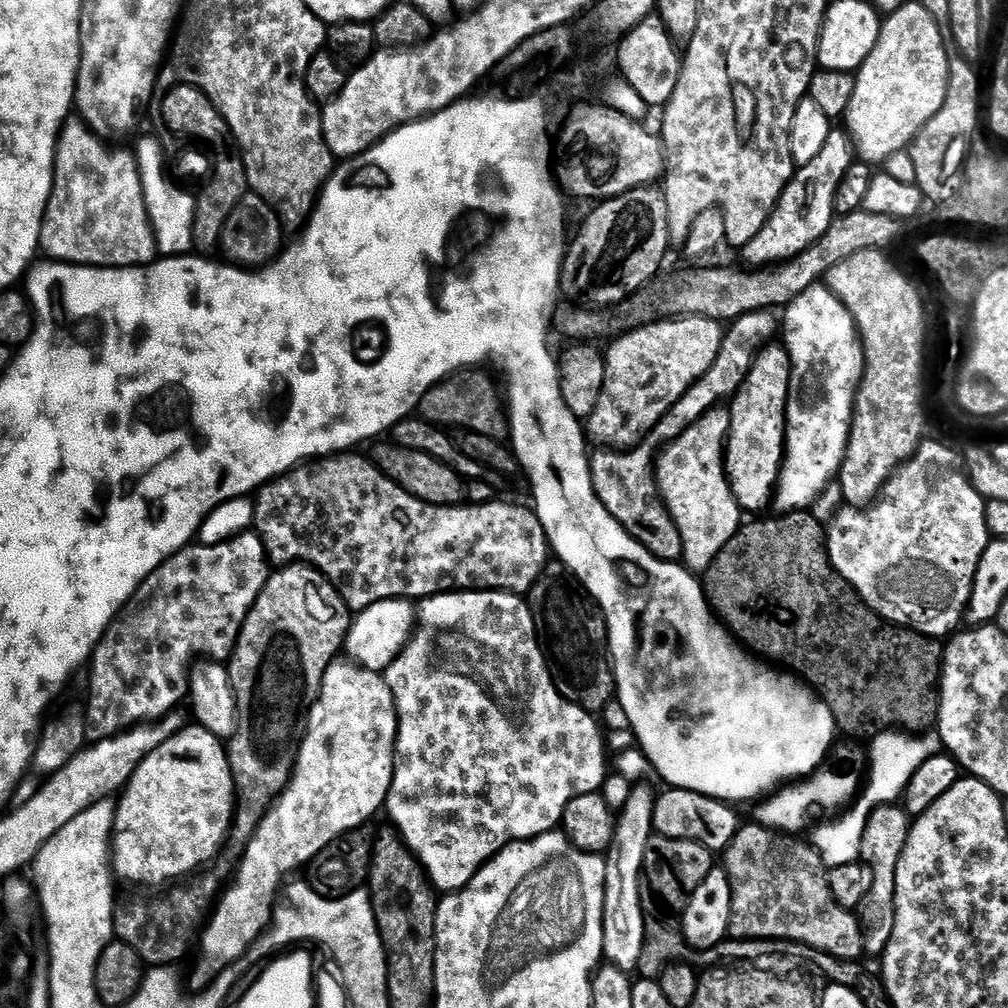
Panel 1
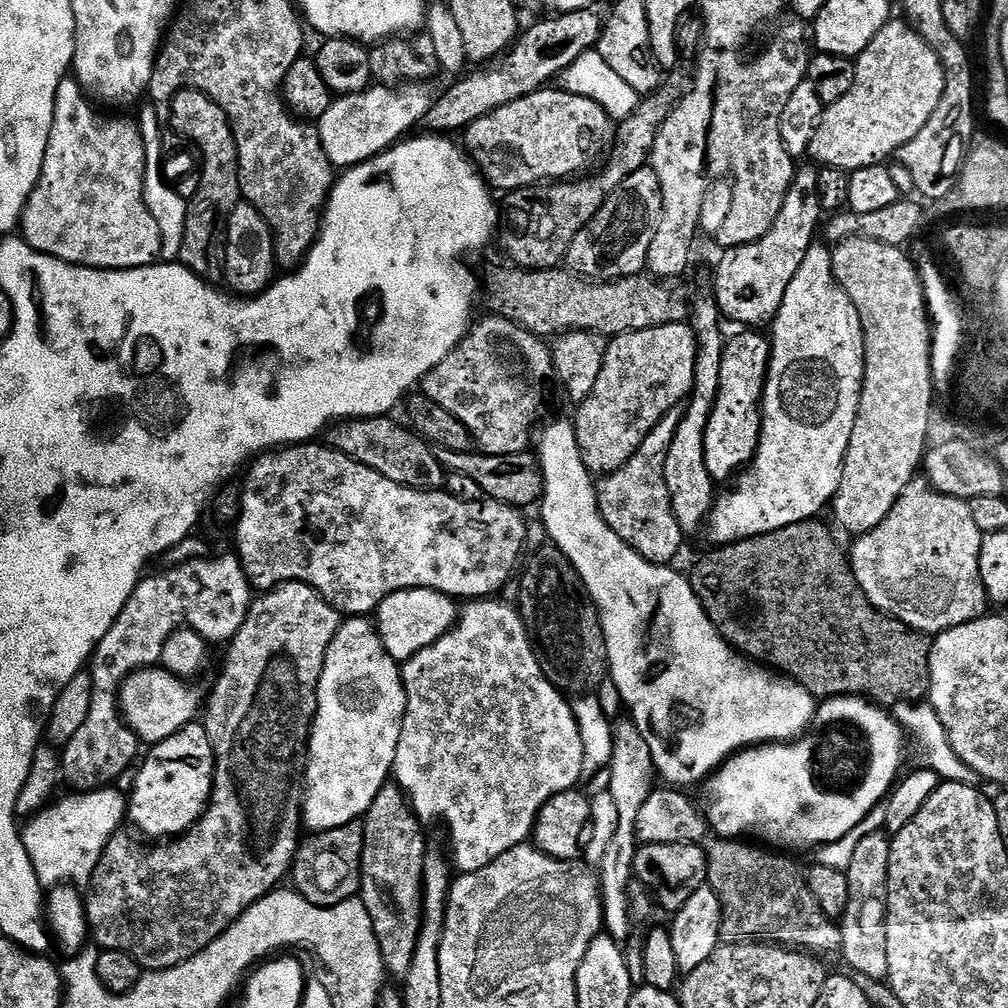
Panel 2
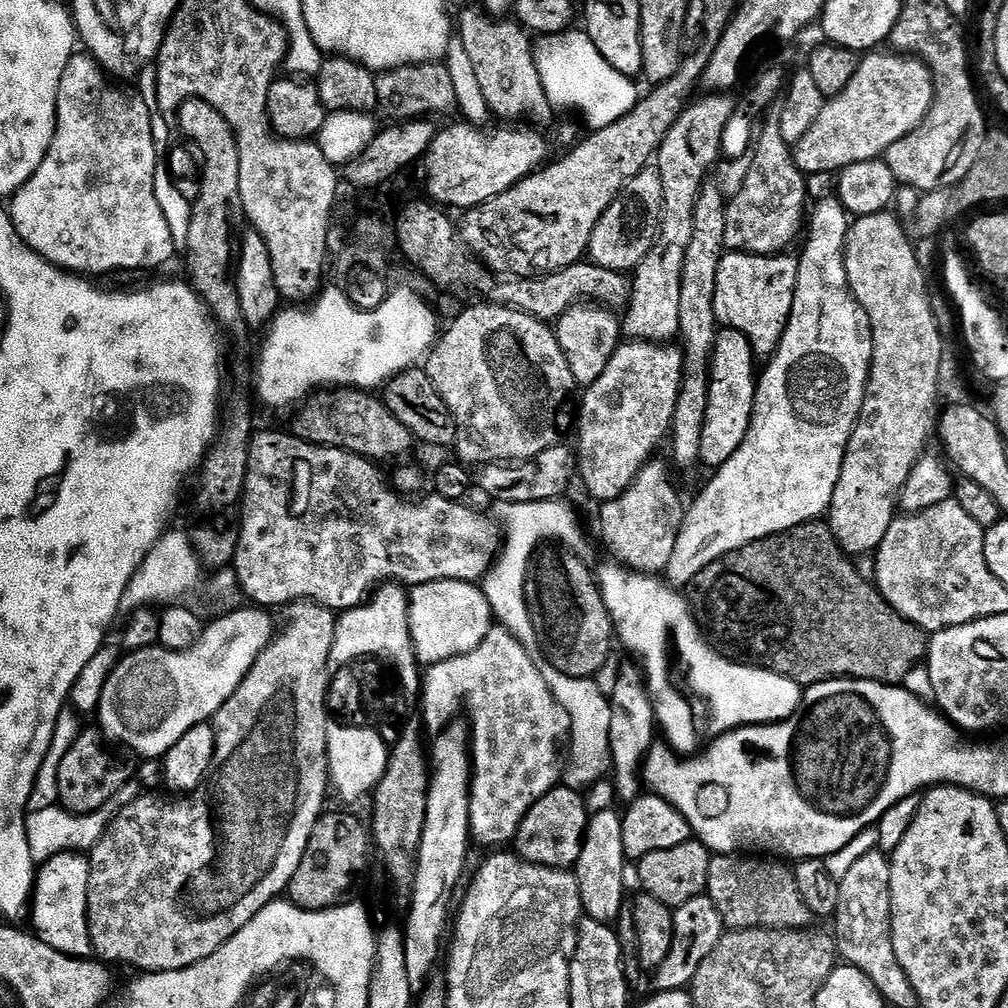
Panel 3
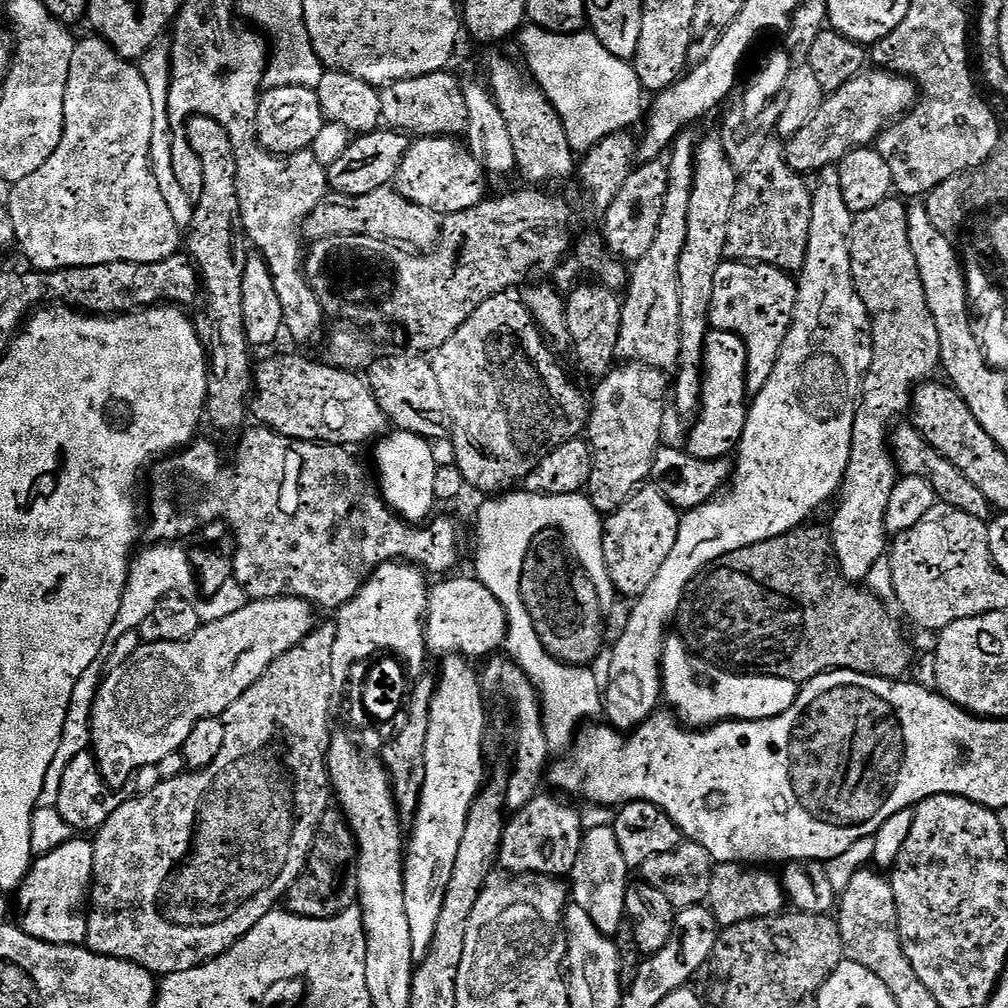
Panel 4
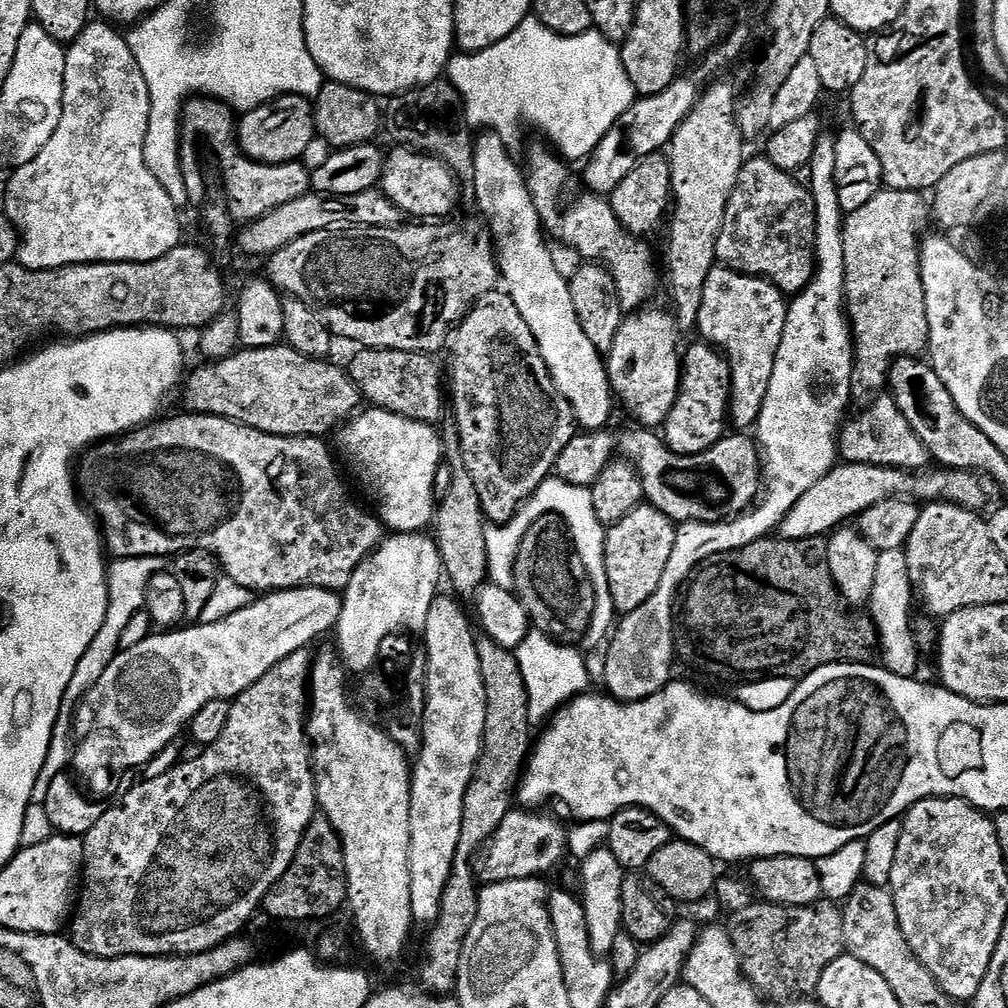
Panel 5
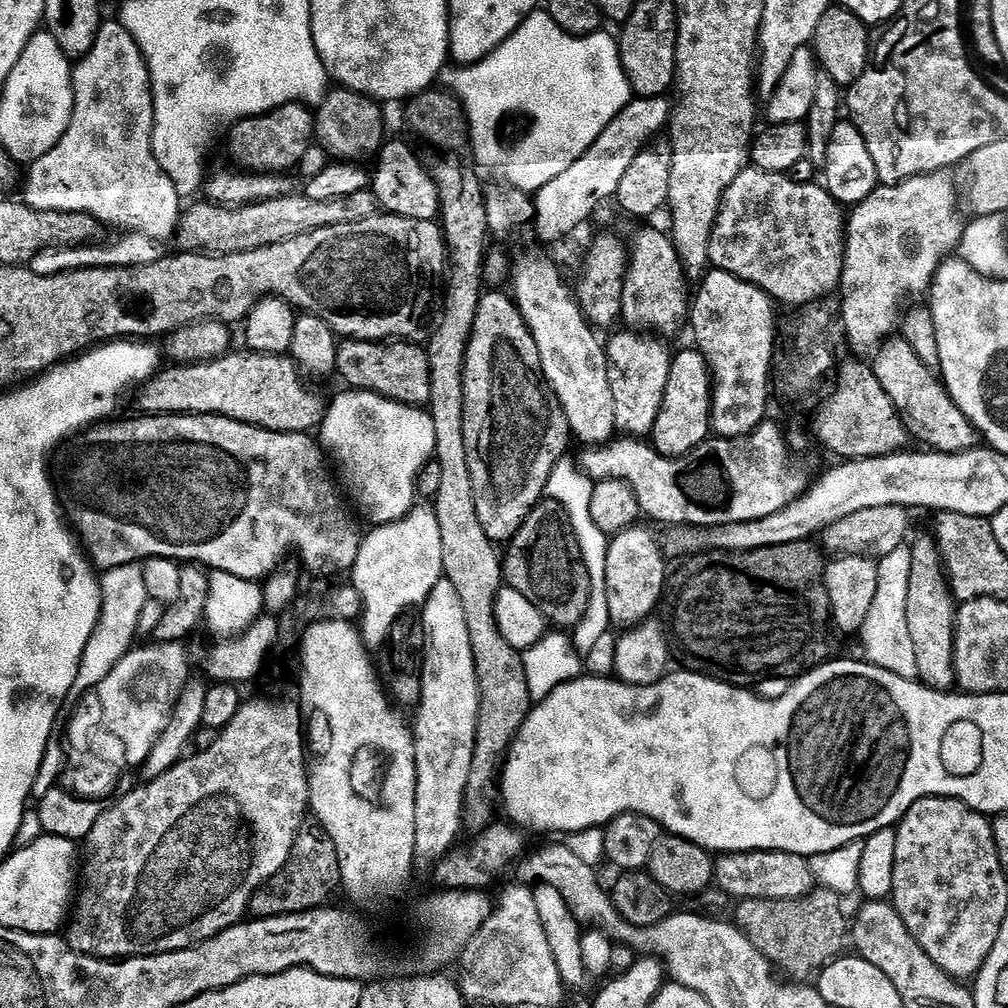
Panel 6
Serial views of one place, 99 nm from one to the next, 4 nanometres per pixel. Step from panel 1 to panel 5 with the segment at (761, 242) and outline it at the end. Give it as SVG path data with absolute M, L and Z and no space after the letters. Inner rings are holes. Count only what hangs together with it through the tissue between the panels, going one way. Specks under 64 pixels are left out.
M717 266L710 270L706 278L700 313L696 317L700 332L704 335L701 337L715 345L724 344L728 348L734 348L735 352L740 354L740 360L748 372L748 375L744 374L741 378L739 375L738 380L744 384L748 383L750 391L744 396L735 395L732 400L730 420L738 427L735 429L751 429L764 404L774 370L774 358L777 357L778 346L781 345L782 334L785 333L788 305L785 293L763 277L748 276Z

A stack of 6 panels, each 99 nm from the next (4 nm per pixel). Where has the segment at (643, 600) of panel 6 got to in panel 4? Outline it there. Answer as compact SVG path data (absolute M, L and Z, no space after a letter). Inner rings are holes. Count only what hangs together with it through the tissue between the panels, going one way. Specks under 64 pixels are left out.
M654 486L641 487L617 512L607 513L602 550L612 586L621 597L639 598L644 595L650 582L654 582L670 550L674 550L680 518L677 508Z

